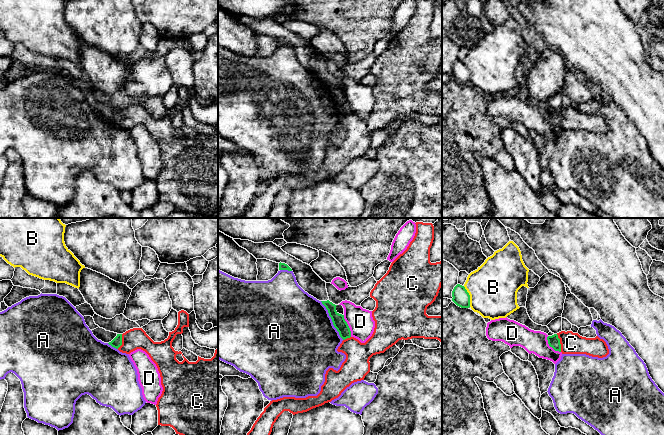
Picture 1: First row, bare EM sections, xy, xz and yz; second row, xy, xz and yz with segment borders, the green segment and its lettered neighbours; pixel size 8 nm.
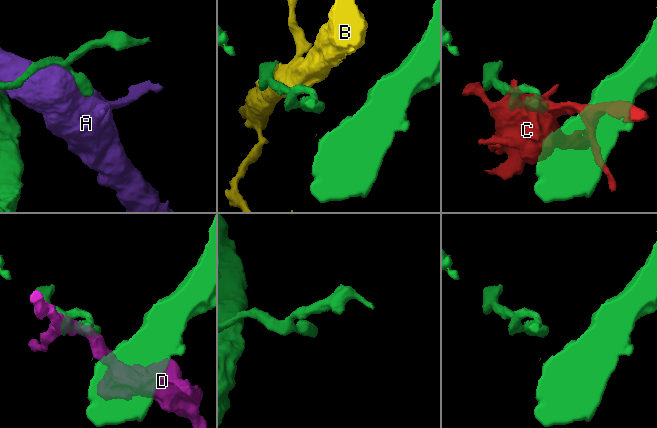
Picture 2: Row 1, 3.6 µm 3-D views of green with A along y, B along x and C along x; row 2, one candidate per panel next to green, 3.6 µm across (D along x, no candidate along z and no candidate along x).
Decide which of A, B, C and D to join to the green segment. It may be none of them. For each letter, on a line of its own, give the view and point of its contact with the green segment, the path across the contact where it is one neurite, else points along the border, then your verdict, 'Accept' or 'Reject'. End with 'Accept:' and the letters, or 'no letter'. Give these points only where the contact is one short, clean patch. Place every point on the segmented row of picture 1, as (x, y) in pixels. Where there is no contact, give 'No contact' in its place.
A: Touches green at xz (332, 320). Reject
B: Touches green at yz (469, 296). Reject
C: Touches green at yz (559, 343). Boundary: yz (556, 334), (561, 351). Reject
D: Touches green at xz (348, 326). Reject
Accept: no letter

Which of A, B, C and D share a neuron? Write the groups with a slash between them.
A / B / C / D

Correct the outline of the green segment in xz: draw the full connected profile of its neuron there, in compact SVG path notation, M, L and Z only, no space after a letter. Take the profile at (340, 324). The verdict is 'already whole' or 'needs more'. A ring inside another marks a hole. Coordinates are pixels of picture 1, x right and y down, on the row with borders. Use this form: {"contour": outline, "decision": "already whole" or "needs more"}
{"contour": "M327 300L327 301L321 301L321 302L326 307L326 309L328 310L329 316L332 319L334 327L339 332L340 337L343 340L345 340L347 338L350 338L351 337L350 328L349 328L347 322L344 319L344 315L339 314L336 311L336 306L337 305L333 304L329 300Z", "decision": "already whole"}

